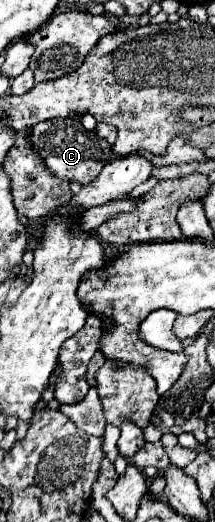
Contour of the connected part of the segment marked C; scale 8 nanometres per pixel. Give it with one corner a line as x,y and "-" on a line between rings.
52,118
44,120
32,126
28,136
32,148
44,158
46,168
66,180
76,180
80,184
90,184
104,164
110,162
110,152
104,152
104,140
96,132
86,130
78,120
74,118

